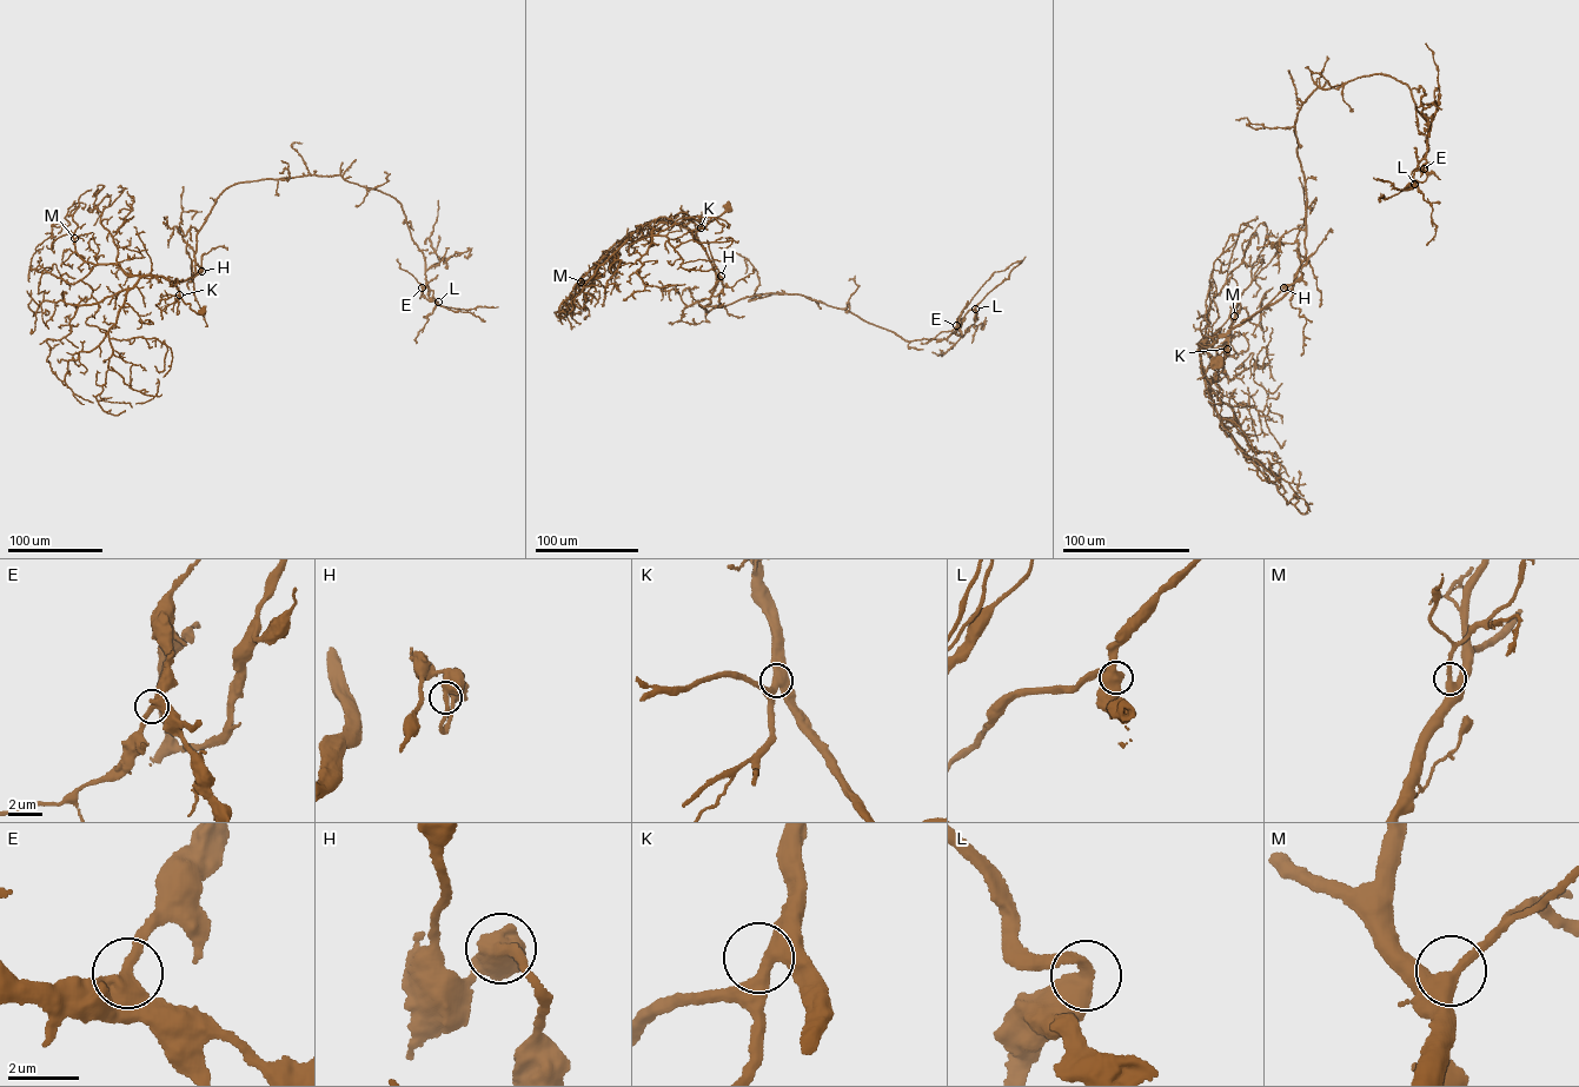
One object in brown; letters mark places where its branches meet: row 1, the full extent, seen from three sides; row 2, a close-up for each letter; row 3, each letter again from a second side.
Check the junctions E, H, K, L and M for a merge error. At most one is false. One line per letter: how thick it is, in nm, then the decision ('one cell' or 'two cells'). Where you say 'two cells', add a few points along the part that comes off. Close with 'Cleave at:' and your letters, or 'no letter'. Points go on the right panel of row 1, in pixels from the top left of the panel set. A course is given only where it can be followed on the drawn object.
E: 460 nm | one cell
H: 480 nm | one cell
K: 480 nm | one cell
L: 440 nm | one cell
M: 420 nm | one cell
Cleave at: no letter

